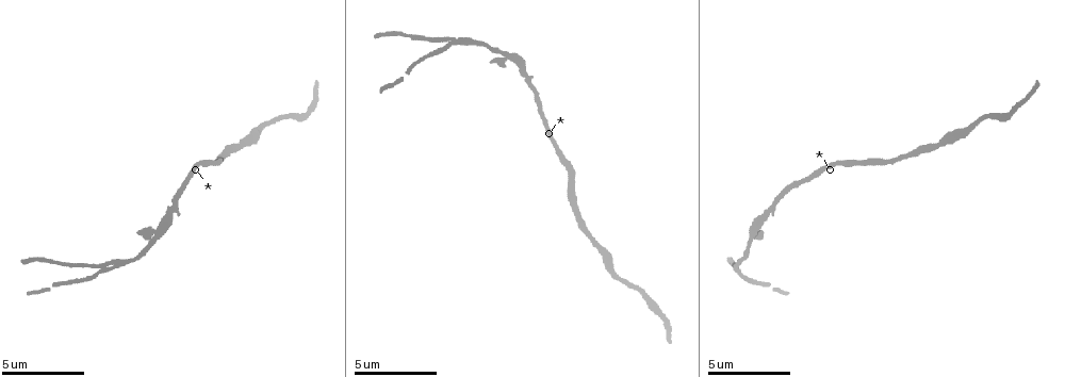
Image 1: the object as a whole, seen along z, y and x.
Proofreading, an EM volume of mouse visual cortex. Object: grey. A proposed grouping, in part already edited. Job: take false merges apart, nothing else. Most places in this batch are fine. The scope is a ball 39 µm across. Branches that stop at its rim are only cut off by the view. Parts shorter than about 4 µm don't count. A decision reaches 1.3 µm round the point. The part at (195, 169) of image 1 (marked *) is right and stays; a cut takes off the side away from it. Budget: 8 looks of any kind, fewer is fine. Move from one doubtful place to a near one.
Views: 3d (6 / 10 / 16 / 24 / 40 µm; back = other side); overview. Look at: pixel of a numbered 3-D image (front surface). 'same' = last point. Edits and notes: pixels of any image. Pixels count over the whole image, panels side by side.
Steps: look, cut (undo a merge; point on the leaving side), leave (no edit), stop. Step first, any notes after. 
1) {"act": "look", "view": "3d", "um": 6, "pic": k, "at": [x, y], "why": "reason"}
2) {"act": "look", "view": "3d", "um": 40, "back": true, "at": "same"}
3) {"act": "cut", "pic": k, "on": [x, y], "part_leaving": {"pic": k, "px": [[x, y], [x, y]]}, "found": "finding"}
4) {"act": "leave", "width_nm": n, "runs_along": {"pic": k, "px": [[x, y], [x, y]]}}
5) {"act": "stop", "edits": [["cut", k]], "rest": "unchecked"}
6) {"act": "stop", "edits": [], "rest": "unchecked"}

{"act": "look", "view": "3d", "um": 10, "pic": 1, "at": [897, 157], "why": "a narrow waist"}

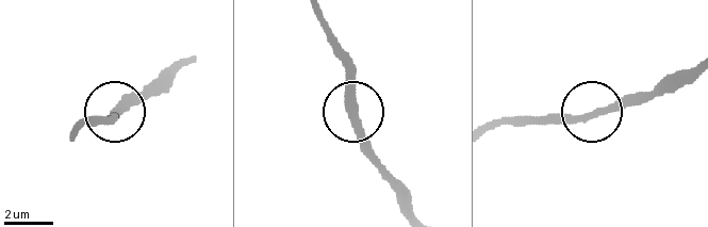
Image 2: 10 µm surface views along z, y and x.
{"act": "look", "view": "3d", "um": 6, "pic": 2, "at": [594, 112], "why": "closer look"}

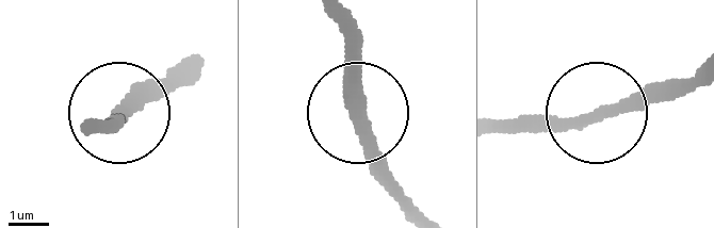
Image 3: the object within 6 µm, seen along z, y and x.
{"act": "leave", "width_nm": 300, "runs_along": {"pic": 3, "px": [[497, 133], [619, 113], [677, 85]]}, "found": "all the same cell"}

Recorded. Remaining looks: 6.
{"act": "look", "view": "3d", "um": 16, "pic": 1, "at": [173, 206], "why": "calibre changes"}

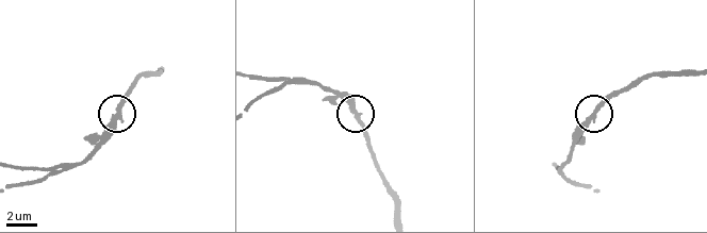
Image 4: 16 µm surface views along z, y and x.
{"act": "look", "view": "3d", "um": 16, "back": true, "at": "same", "why": "from behind"}

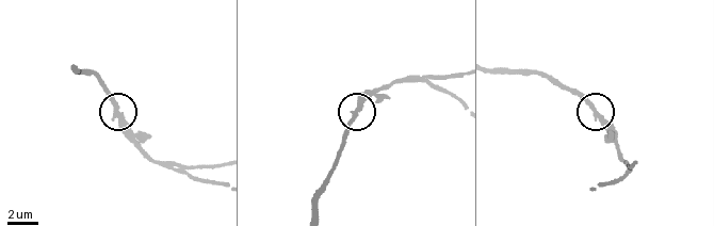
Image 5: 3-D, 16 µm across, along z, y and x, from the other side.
{"act": "leave", "runs_along": {"pic": 5, "px": [[97, 78], [118, 120], [138, 142]]}, "found": "continuous, no second cell"}

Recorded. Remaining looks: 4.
{"act": "look", "view": "3d", "um": 10, "pic": 1, "at": [449, 42], "why": "a fork"}

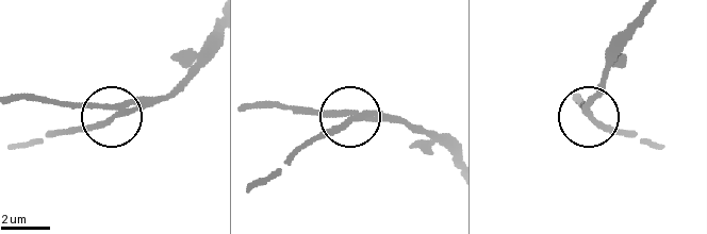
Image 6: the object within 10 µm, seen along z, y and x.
{"act": "leave", "arms": 3, "runs_along": {"pic": 6, "px": [[209, 49], [160, 96], [111, 113], [58, 104]]}, "found": "continuous, no second cell"}

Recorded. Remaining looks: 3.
{"act": "look", "view": "3d", "um": 16, "pic": 1, "at": [970, 125], "why": "calibre changes"}

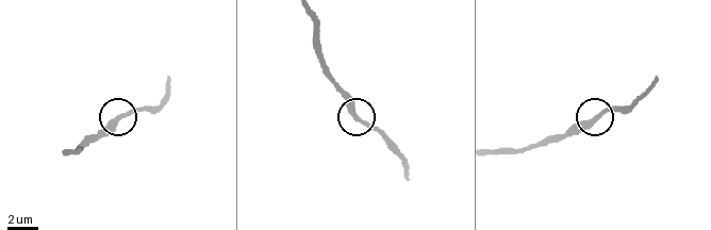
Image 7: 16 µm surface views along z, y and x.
{"act": "look", "view": "3d", "um": 16, "back": true, "at": "same", "why": "from behind"}

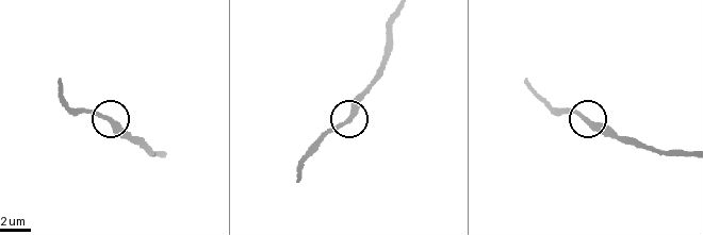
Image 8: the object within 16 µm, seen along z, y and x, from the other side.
{"act": "leave", "runs_along": {"pic": 8, "px": [[687, 156], [657, 152], [619, 139], [567, 107]]}, "found": "all the same cell"}

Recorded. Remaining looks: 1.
{"act": "stop", "edits": [], "rest": "unchecked"}

